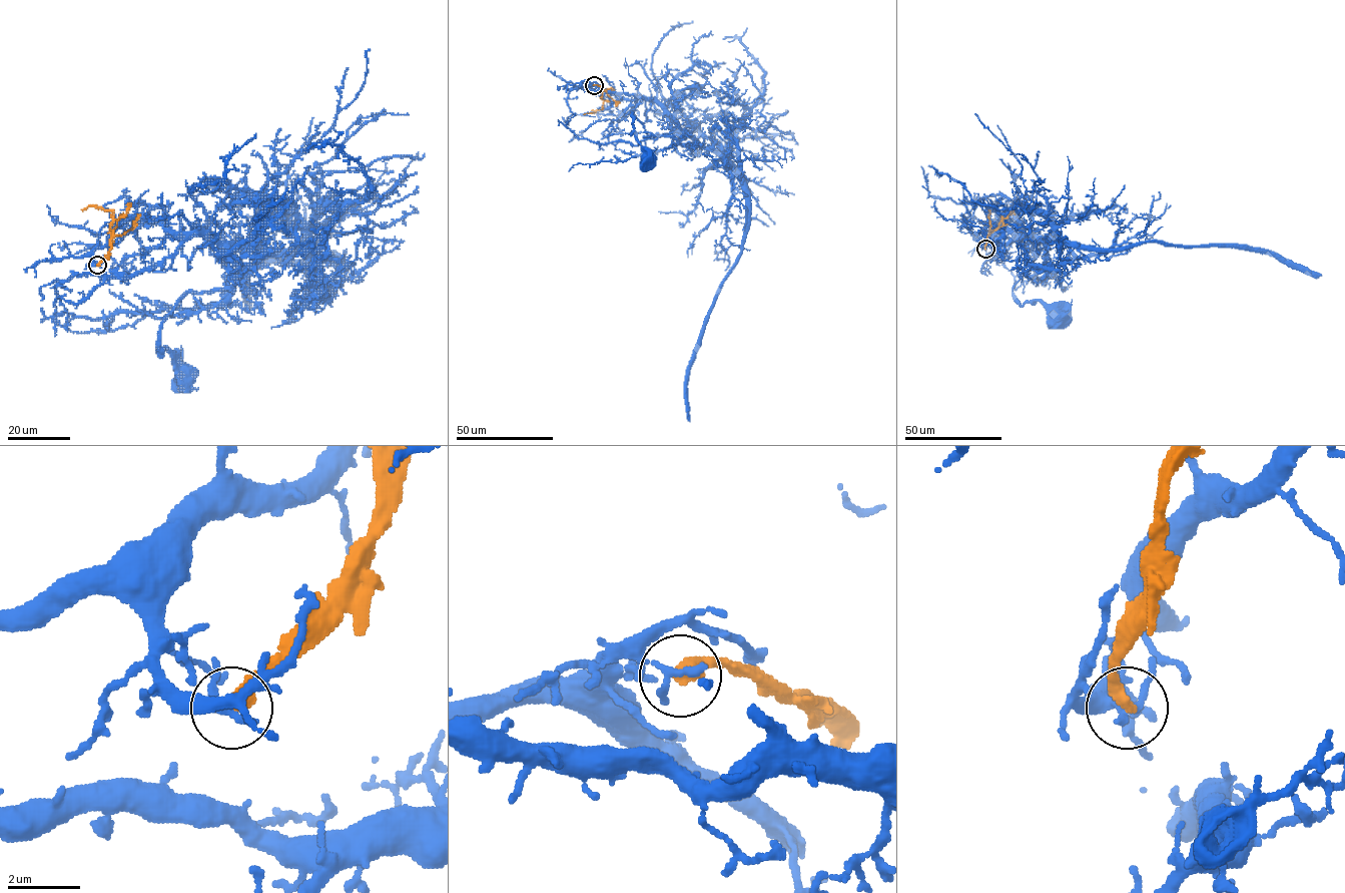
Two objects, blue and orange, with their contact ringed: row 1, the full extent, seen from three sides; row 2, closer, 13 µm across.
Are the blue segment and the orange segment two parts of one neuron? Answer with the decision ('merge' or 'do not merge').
do not merge

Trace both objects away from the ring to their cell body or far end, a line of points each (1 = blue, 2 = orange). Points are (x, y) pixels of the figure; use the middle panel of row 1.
1: (594, 85), (611, 102), (649, 98), (692, 135), (672, 132), (650, 137), (633, 113), (636, 138), (648, 158)
2: (594, 85), (601, 87), (603, 108), (583, 114)

